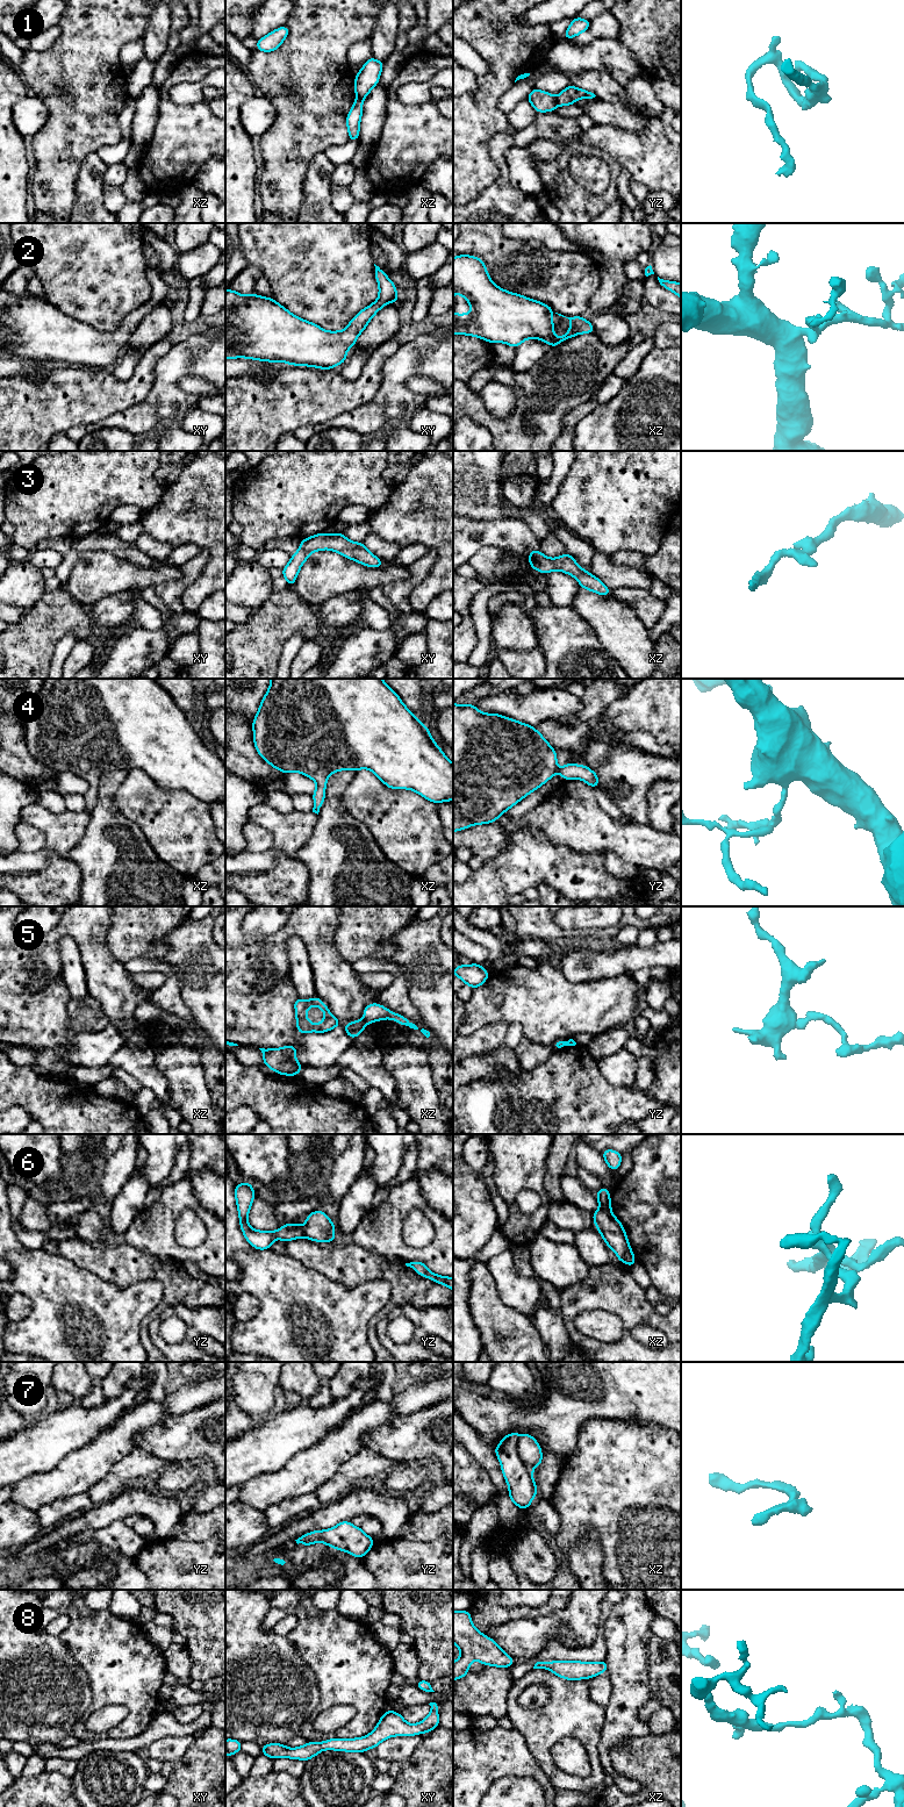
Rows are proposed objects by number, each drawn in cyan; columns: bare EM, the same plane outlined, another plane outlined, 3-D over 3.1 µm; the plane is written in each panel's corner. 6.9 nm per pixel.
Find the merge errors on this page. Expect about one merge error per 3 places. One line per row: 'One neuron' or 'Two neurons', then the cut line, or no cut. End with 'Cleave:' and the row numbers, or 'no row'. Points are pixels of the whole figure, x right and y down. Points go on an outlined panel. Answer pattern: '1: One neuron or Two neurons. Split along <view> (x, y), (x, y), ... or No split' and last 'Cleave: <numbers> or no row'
1: Two neurons. Split along yz (555, 97), (558, 104)
2: One neuron. No split
3: One neuron. No split
4: One neuron. No split
5: Two neurons. Split along xz (364, 1019), (367, 1023)
6: Two neurons. Split along xz (600, 1209), (610, 1212)
7: Two neurons. Split along xz (518, 1435), (518, 1457), (531, 1470)
8: One neuron. No split
Cleave: 1, 5, 6, 7

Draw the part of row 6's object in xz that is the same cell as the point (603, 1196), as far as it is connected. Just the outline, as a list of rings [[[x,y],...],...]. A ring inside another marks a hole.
[[[604,1185],[596,1193],[596,1198],[600,1203],[600,1210],[611,1212],[611,1200],[610,1200],[610,1190],[607,1190]]]

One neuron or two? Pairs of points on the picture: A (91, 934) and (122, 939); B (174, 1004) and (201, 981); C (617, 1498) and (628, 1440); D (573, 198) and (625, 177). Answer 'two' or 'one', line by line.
A: two
B: two
C: one
D: two

